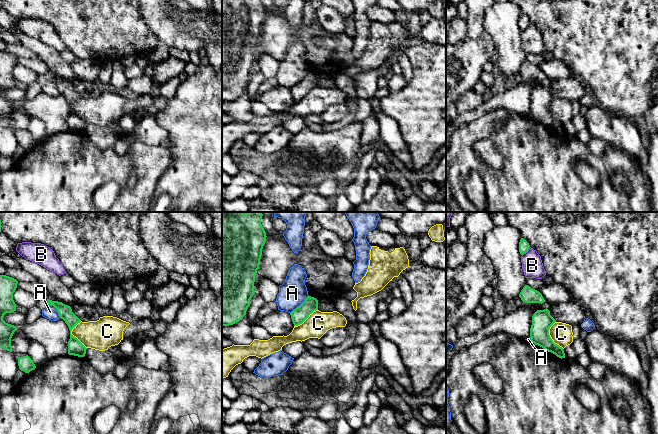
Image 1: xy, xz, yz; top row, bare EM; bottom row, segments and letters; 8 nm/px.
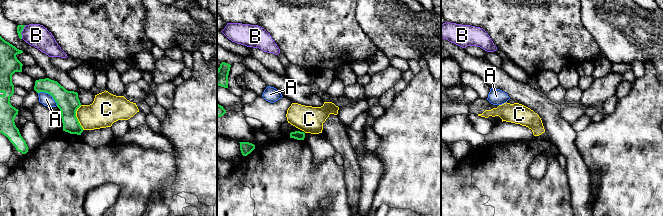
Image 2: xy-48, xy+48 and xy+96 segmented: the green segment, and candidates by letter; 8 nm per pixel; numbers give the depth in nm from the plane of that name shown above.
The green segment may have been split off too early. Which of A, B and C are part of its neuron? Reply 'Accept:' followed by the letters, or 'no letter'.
Accept: no letter

